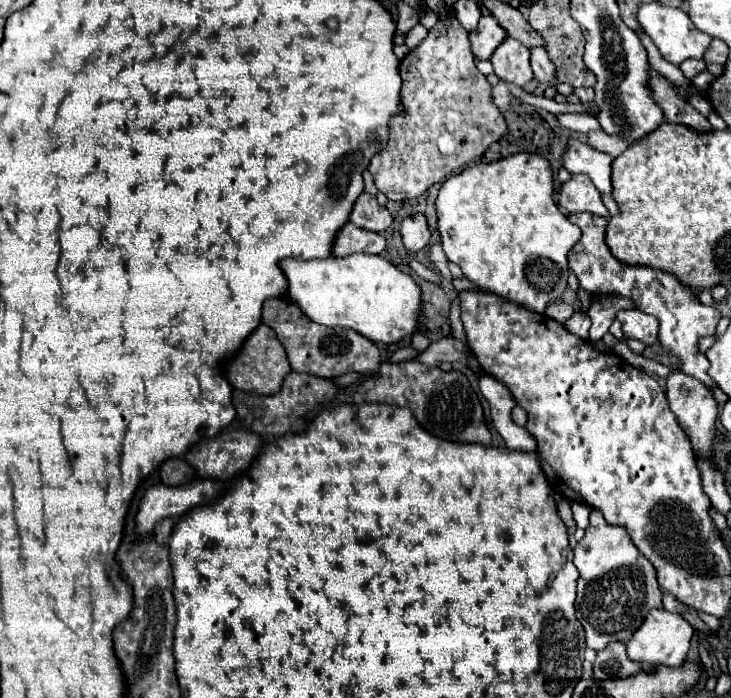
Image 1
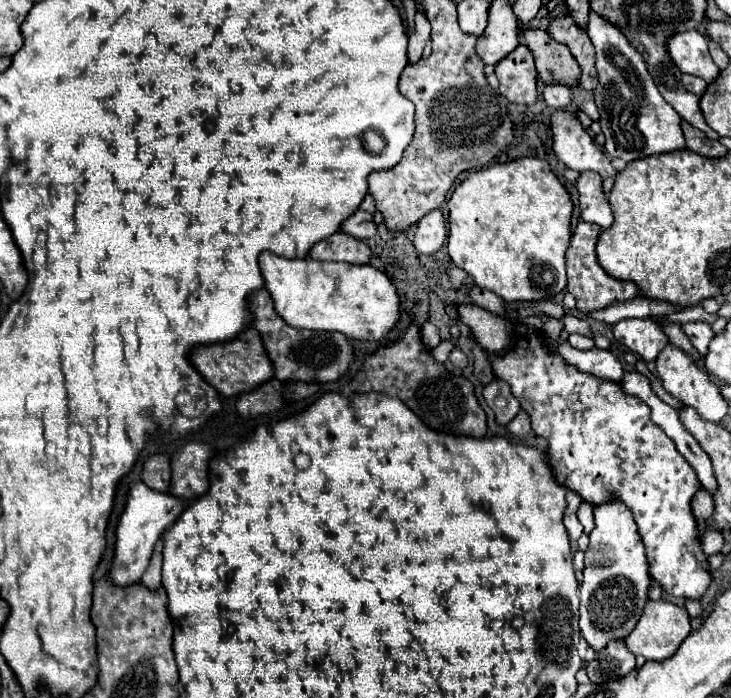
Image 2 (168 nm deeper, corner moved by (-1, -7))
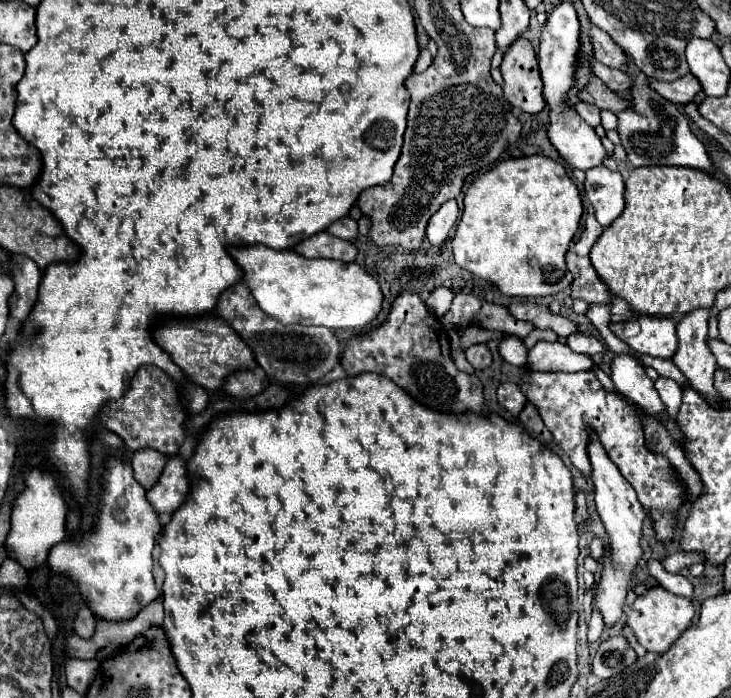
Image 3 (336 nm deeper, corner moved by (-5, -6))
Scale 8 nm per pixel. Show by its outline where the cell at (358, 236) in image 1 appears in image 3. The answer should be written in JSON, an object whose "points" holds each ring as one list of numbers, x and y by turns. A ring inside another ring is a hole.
{"points":[[327,231,315,233,313,237,301,241,295,245,295,251,303,257,329,257,329,259,339,259,345,263,355,261,359,249,345,239,339,239,335,235,327,235]]}

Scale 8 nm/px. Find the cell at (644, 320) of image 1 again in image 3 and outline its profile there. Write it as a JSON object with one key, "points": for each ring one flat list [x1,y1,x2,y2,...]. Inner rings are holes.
{"points":[[643,315,643,317,631,318,624,322,611,323,611,329,631,349,635,349,637,353,643,353,643,355,671,359,677,349,675,321,669,317]]}

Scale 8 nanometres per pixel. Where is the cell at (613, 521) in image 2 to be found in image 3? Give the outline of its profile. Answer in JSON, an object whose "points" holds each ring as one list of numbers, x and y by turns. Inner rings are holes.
{"points":[[591,435,591,445,587,447,587,451,589,451,591,467,593,467,591,479,595,485,595,505,597,505,597,513,601,517,601,523,603,523,605,533,607,533,607,549,601,557,603,559,603,571,601,571,599,581,595,583,591,605,603,615,605,627,611,629,621,619,621,615,625,613,627,593,635,587,633,585,633,573,637,571,639,561,643,557,643,547,641,547,643,531,641,531,641,527,645,521,645,513,643,513,643,507,637,499,635,489,619,473,619,469,611,463,611,459,603,451,603,447,595,439,595,435]]}

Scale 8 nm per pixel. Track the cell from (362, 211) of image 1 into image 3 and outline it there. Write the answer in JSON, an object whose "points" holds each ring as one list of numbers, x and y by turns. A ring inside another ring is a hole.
{"points":[[347,215,347,217,339,219,339,221,335,221,331,227,327,227,327,231,331,235,335,235,335,237,351,241,351,239,355,239,359,235,359,223]]}

